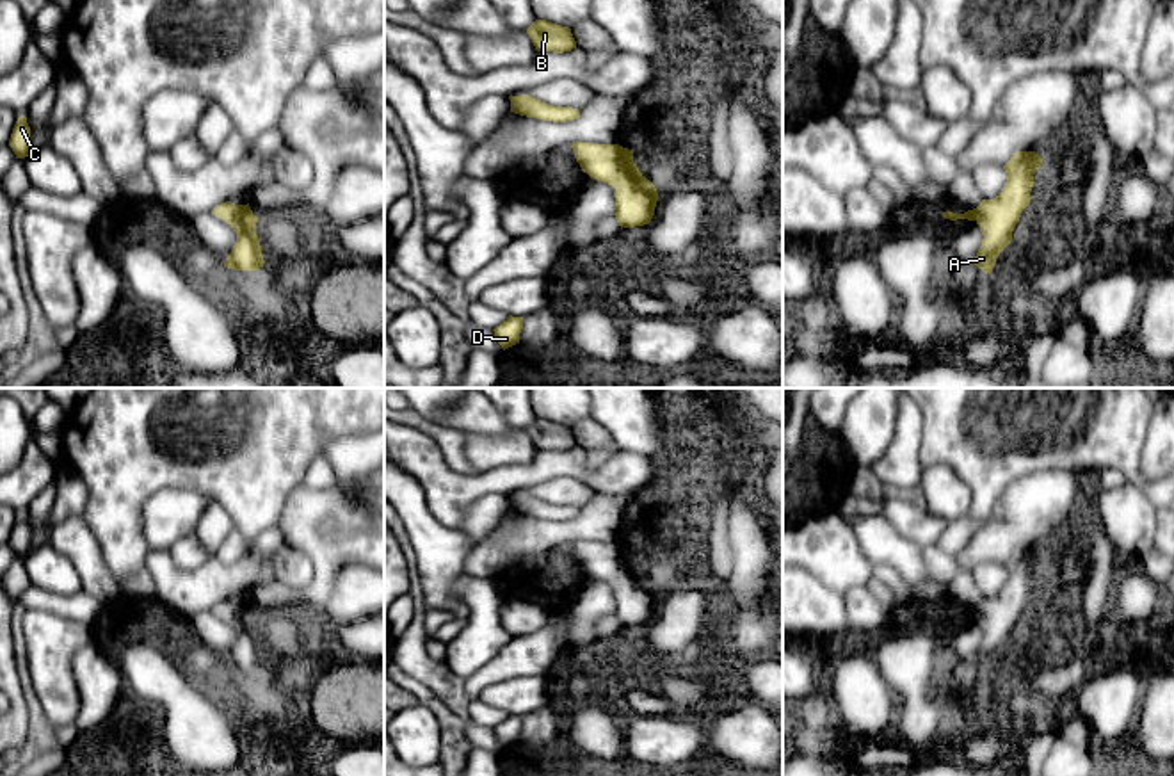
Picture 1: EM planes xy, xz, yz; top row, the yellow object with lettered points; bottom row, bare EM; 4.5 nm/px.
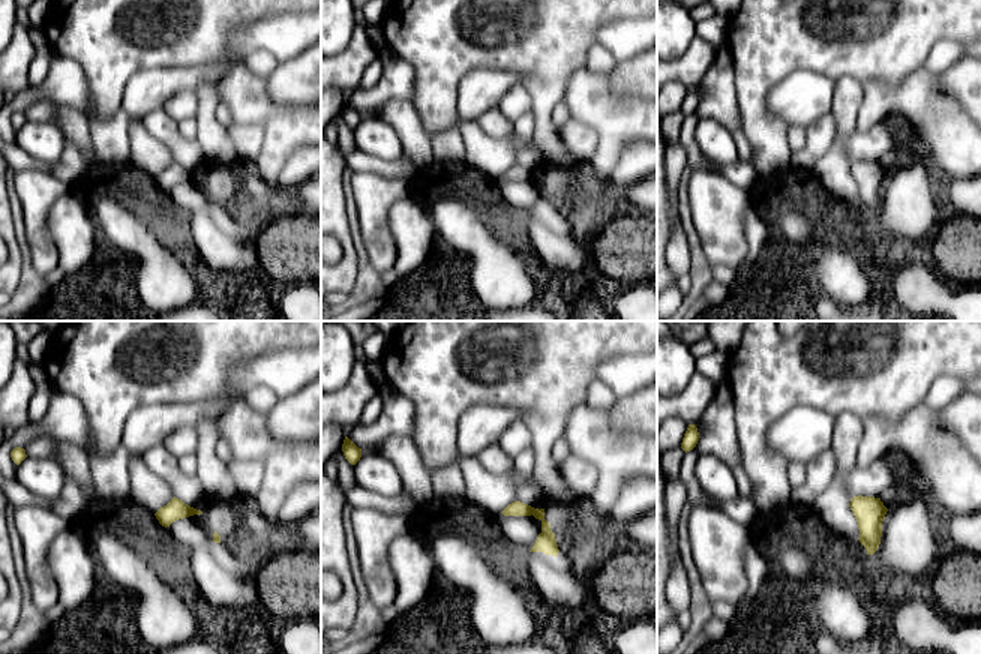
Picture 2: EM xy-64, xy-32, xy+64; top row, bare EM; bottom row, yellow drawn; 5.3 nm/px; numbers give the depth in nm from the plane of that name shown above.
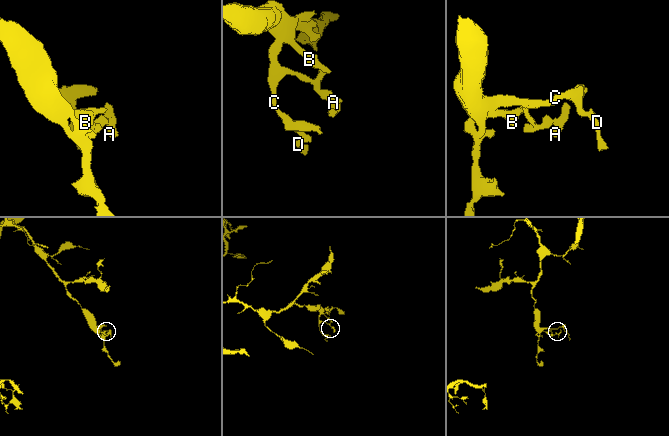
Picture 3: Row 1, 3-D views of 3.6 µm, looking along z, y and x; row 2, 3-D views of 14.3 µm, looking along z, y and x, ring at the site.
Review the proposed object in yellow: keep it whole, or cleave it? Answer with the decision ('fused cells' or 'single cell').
single cell

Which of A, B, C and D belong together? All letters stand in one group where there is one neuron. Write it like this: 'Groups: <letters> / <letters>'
Groups: A B C D

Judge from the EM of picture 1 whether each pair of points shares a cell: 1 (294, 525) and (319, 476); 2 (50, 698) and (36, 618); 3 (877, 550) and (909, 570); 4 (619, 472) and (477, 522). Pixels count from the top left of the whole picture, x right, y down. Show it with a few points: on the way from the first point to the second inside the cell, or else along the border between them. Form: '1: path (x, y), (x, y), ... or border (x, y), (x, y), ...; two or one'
1: border (338, 481), (328, 488), (306, 488), (301, 484); two
2: path (50, 678), (48, 638); one
3: path (884, 550), (902, 563); one
4: border (507, 493), (482, 493), (466, 506); two

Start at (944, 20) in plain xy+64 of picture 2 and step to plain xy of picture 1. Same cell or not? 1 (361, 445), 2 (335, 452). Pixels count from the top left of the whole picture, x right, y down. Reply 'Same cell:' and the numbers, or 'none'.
Same cell: none

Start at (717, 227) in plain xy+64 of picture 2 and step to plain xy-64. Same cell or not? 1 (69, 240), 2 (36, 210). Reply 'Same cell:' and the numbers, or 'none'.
Same cell: 2

